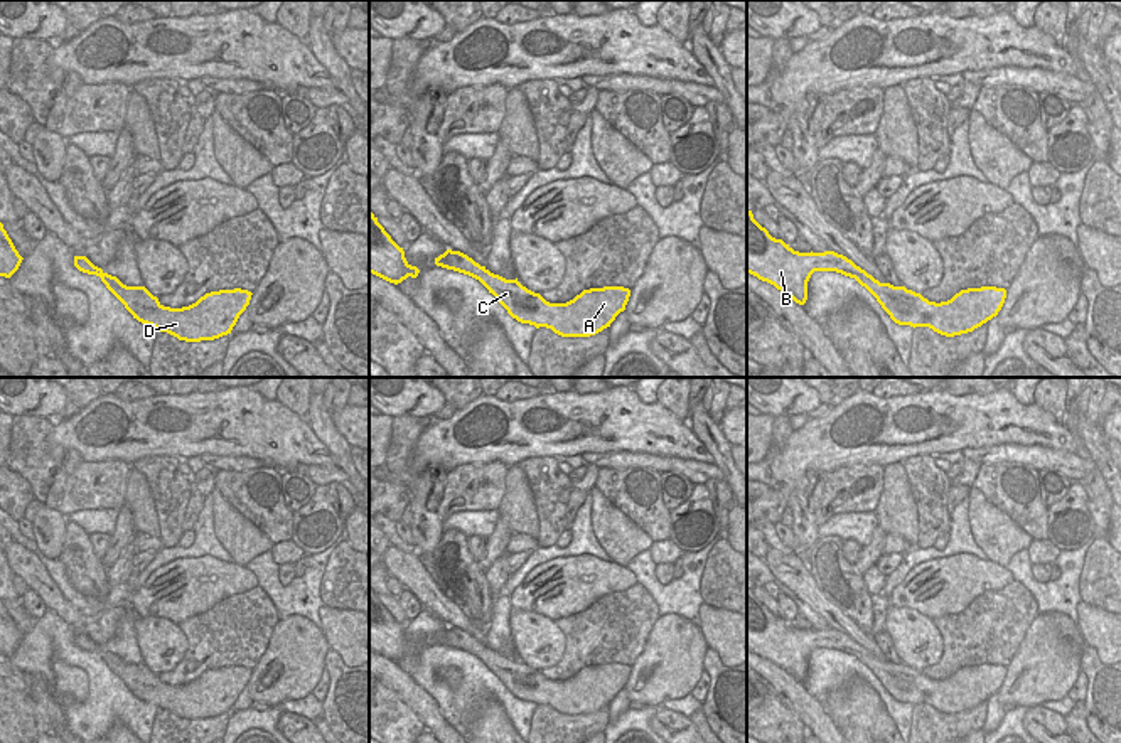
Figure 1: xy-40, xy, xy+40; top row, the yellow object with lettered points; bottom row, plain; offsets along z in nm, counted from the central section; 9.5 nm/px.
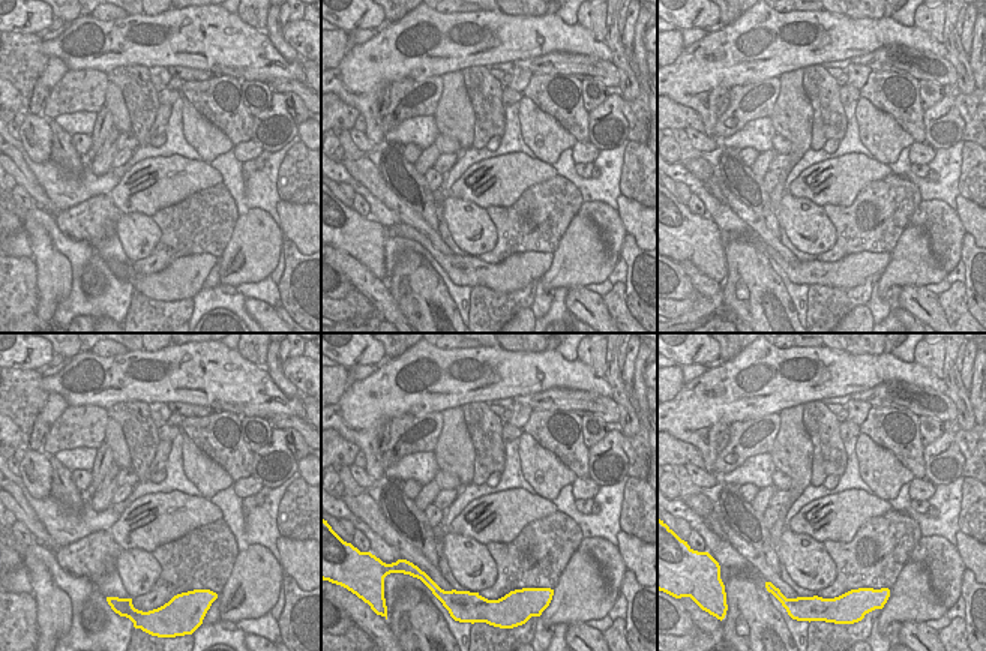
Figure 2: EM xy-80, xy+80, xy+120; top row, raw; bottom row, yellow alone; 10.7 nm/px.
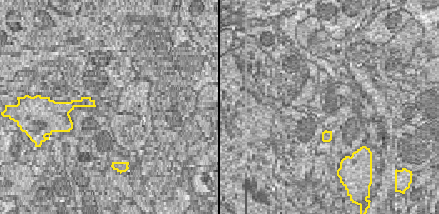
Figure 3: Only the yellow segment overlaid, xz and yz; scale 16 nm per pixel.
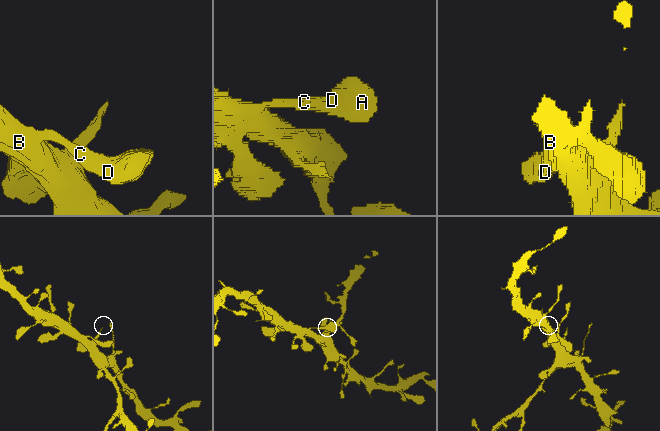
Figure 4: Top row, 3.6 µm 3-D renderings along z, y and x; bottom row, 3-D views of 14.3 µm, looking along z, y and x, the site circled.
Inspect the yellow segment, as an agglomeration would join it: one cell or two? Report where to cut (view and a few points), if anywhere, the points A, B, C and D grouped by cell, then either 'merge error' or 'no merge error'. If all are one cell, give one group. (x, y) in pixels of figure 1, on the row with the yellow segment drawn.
cut none; groups A B C D; no merge error

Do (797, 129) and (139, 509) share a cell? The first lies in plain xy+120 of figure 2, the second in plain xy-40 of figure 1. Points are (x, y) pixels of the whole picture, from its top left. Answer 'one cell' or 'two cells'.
one cell

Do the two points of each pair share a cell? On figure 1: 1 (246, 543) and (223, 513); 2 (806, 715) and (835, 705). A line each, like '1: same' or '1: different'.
1: same
2: different

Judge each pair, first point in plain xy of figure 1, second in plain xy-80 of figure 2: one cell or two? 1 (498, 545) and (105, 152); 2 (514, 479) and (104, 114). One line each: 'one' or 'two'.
1: two
2: two

